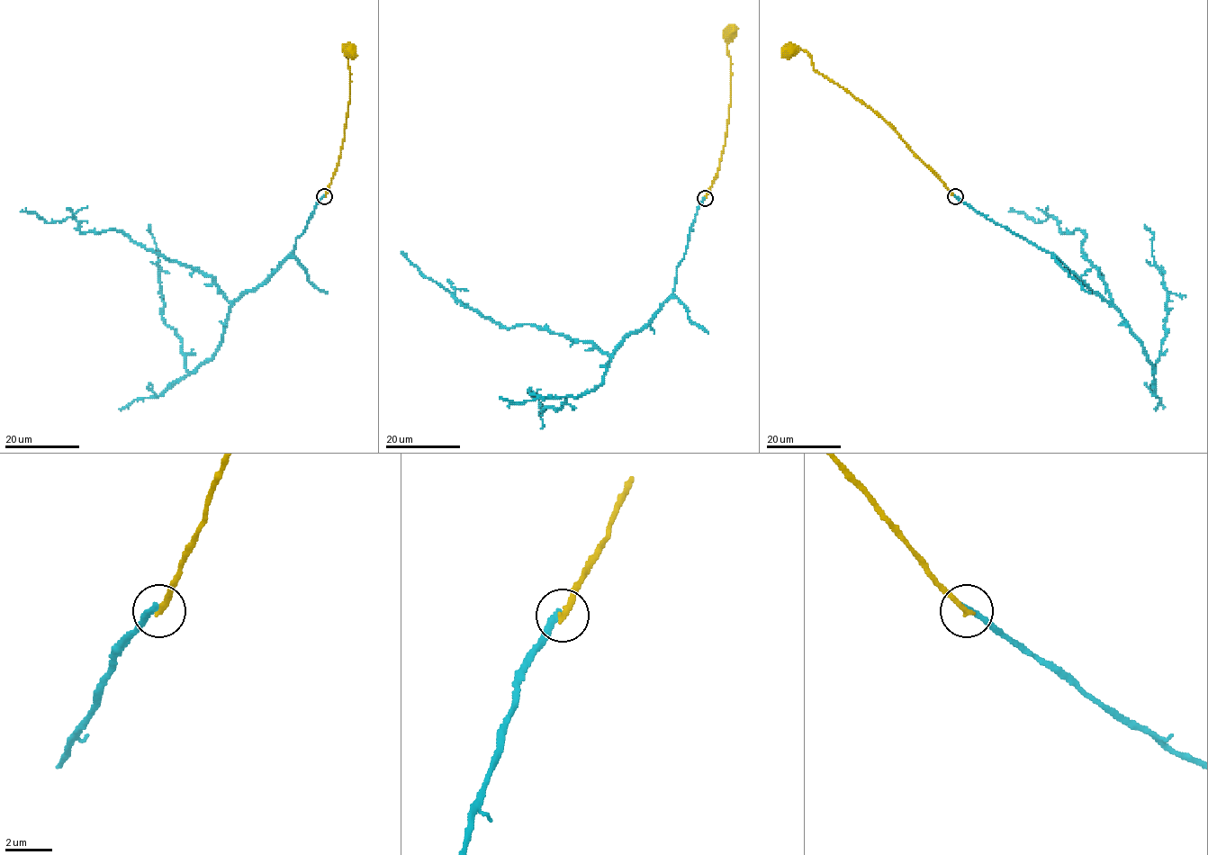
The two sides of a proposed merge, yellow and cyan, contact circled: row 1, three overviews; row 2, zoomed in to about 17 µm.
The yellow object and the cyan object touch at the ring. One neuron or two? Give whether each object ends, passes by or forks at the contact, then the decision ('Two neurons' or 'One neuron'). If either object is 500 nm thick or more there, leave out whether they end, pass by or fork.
At the ring yellow ends. At the ring cyan ends. Two neurons

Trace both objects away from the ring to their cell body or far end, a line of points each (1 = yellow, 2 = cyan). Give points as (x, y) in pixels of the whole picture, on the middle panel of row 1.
1: (705, 198), (717, 172), (727, 130), (731, 61), (727, 38), (730, 31)
2: (705, 198), (671, 296), (609, 355), (592, 342), (574, 341), (532, 325), (507, 328), (482, 317), (401, 252)

